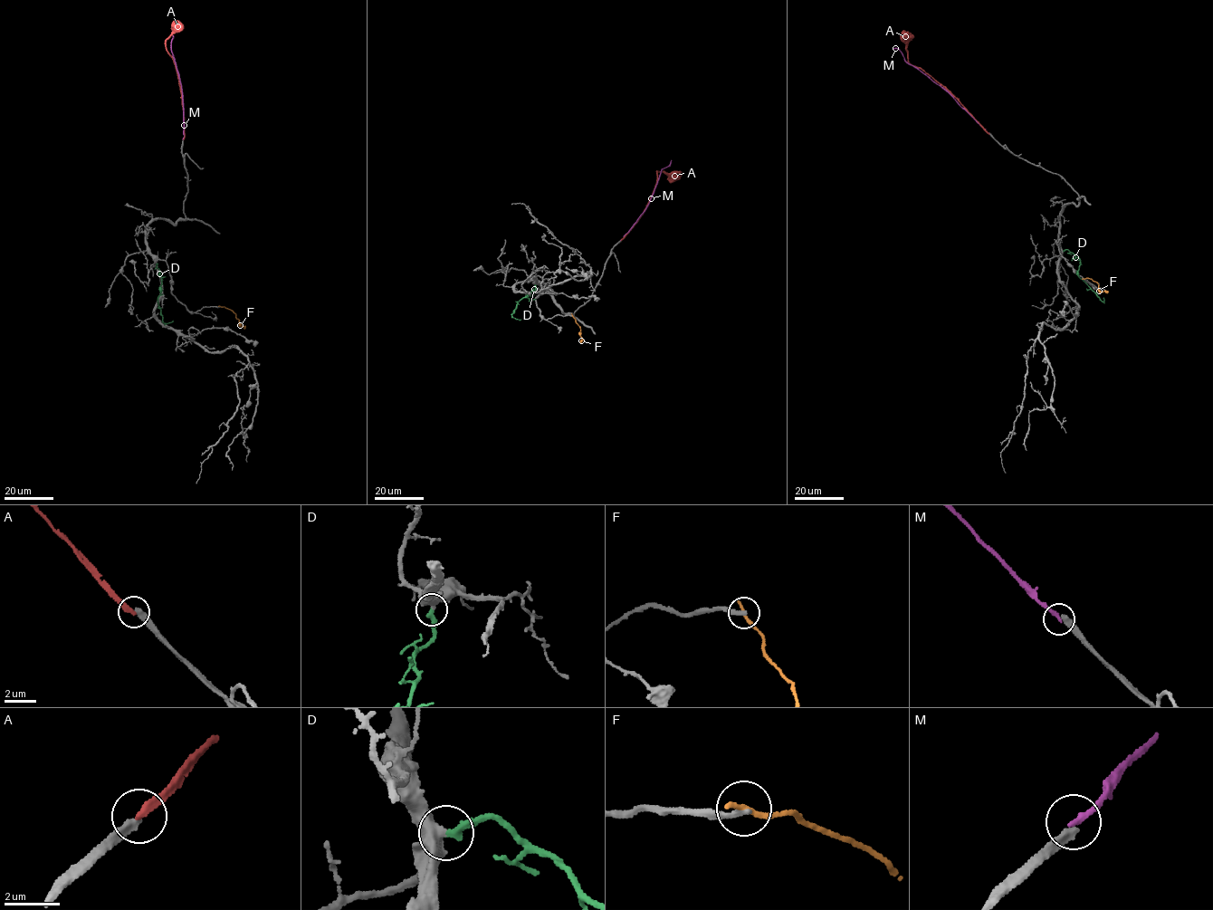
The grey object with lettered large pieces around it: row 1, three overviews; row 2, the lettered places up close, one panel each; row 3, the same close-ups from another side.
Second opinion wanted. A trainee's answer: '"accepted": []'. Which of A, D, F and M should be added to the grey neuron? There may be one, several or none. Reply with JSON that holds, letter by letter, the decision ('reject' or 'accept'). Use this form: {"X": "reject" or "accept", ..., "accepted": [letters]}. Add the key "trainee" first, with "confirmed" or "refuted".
{"trainee": "refuted", "A": "reject", "D": "accept", "F": "reject", "M": "reject", "accepted": ["D"]}

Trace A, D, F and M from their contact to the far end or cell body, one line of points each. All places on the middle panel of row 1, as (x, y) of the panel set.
A: (621, 240), (645, 207), (655, 184), (656, 171), (678, 174)
D: (535, 284), (531, 301), (525, 296), (511, 315), (520, 320)
F: (572, 315), (579, 327), (580, 342)
M: (621, 240), (648, 204), (662, 169), (670, 164), (671, 160)

